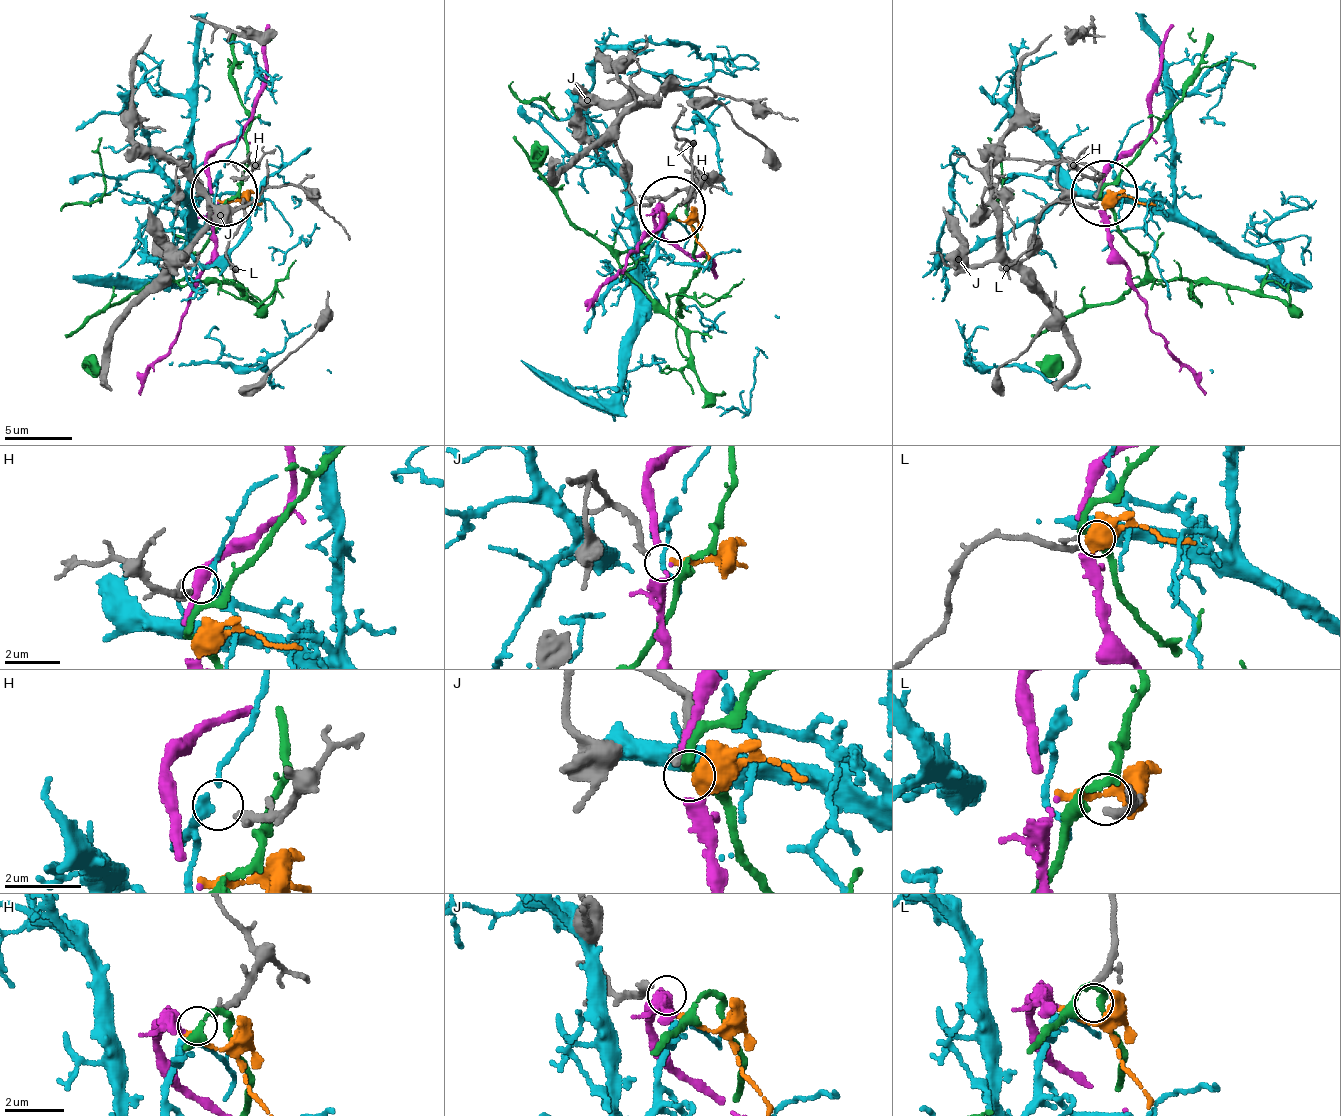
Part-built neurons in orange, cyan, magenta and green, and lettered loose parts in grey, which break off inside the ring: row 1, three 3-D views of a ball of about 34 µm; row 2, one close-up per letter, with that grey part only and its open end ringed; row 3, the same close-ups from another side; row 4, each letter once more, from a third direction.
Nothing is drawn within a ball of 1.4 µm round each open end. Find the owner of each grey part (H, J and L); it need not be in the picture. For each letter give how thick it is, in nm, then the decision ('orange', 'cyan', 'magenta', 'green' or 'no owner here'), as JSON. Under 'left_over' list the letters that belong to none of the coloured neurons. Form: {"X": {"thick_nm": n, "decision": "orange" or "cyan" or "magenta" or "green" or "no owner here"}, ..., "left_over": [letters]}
{"H": {"thick_nm": 160, "decision": "cyan"}, "J": {"thick_nm": 220, "decision": "orange"}, "L": {"thick_nm": 170, "decision": "no owner here"}, "left_over": ["L"]}

